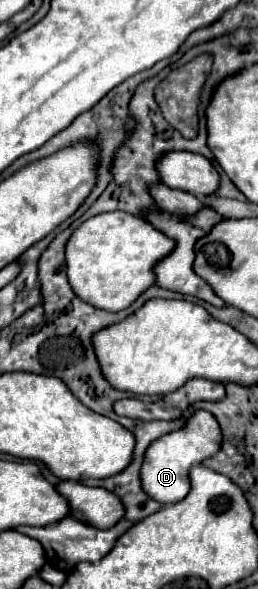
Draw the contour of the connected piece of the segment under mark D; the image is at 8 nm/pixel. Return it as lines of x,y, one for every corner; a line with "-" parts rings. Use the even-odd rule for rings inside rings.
195,410
195,414
185,422
183,428
163,434
145,452
143,466
141,466
141,486
147,496
155,498
159,504
175,504
183,500
189,492
189,468
201,464
205,458
215,454
221,446
221,430
215,418
205,410

